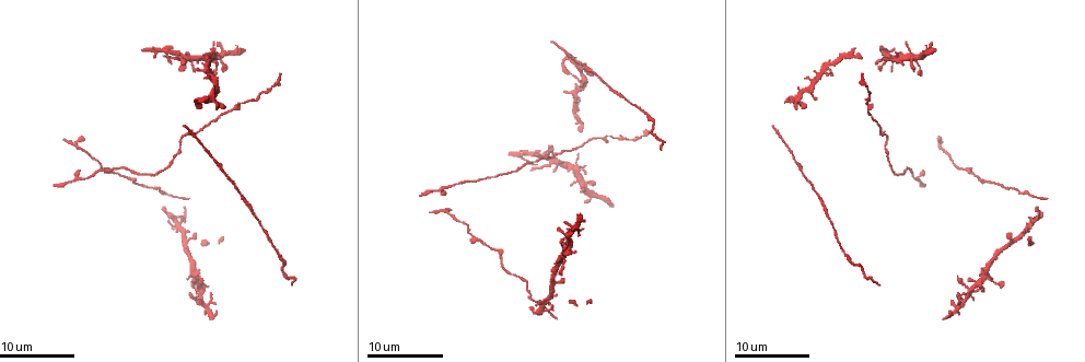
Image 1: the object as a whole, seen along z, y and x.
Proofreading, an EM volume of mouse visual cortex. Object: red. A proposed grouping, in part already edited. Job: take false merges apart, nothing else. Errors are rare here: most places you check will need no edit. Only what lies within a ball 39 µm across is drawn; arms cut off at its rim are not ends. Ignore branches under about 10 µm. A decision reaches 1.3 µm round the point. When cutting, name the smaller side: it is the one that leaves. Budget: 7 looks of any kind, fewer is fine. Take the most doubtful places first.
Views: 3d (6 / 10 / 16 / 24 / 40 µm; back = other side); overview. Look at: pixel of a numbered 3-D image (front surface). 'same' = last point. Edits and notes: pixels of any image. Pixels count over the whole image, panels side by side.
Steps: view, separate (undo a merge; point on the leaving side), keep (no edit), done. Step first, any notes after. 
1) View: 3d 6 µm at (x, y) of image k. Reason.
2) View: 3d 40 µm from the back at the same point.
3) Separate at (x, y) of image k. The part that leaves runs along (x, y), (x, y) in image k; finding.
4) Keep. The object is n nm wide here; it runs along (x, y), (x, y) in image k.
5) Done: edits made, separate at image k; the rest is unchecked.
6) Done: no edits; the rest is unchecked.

View: 3d 16 µm at (119, 169) of image 1. Narrows sharply.

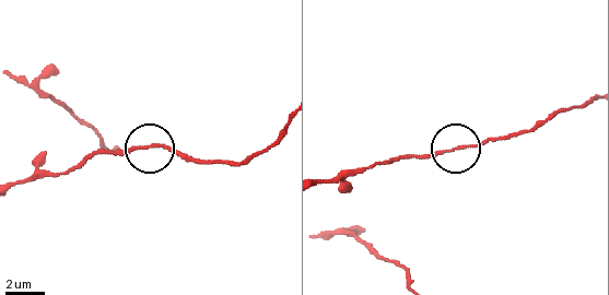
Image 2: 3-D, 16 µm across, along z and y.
View: 3d 6 µm at (141, 150) of image 2.

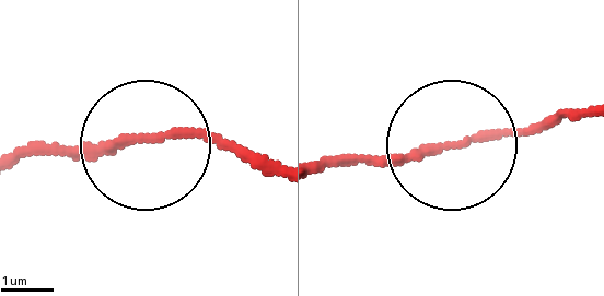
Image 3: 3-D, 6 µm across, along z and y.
Keep. It runs along (575, 109), (392, 161), (317, 161) in image 3; continuous, no second neuron.

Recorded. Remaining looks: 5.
View: 3d 6 µm at (452, 186) of image 1. Calibre changes.

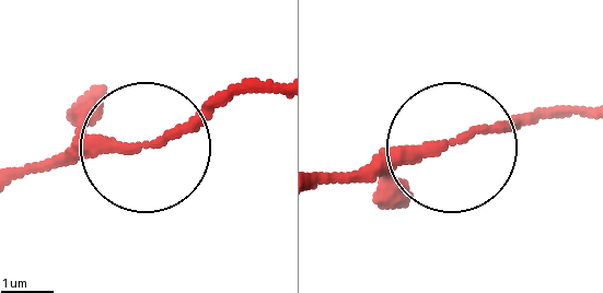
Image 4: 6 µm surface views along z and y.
Keep. It runs along (579, 113), (526, 113), (317, 183) in image 4; one neuron here.

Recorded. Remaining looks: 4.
View: 3d 10 µm at (603, 137) of image 1.

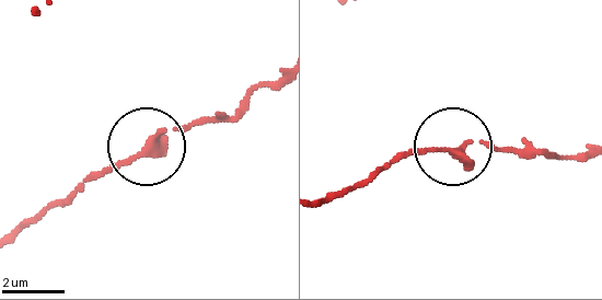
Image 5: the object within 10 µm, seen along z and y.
View: 3d 10 µm from the back at (460, 153) of image 5. Other side.

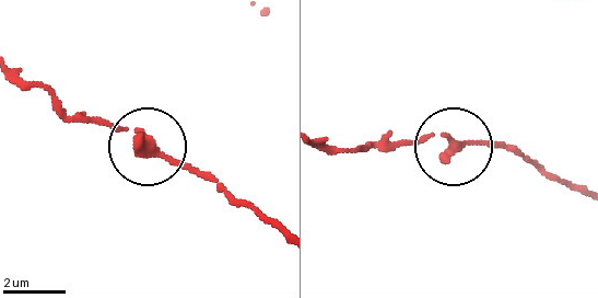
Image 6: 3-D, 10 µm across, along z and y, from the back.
Keep. The side arm is 20 µm long; continuous, no second neuron.

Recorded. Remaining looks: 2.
View: 3d 10 µm at (255, 213) of image 1. Calibre changes.

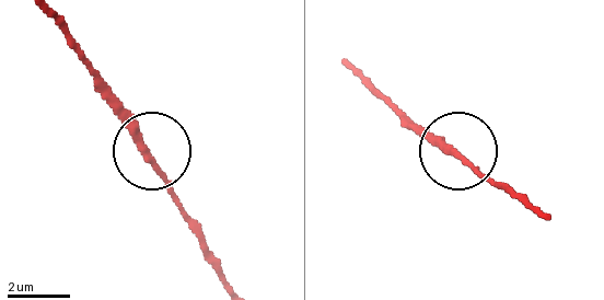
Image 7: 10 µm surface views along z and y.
Keep. Continuous, no second neuron.

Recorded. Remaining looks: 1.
Done: no edits; the rest is unchecked.

